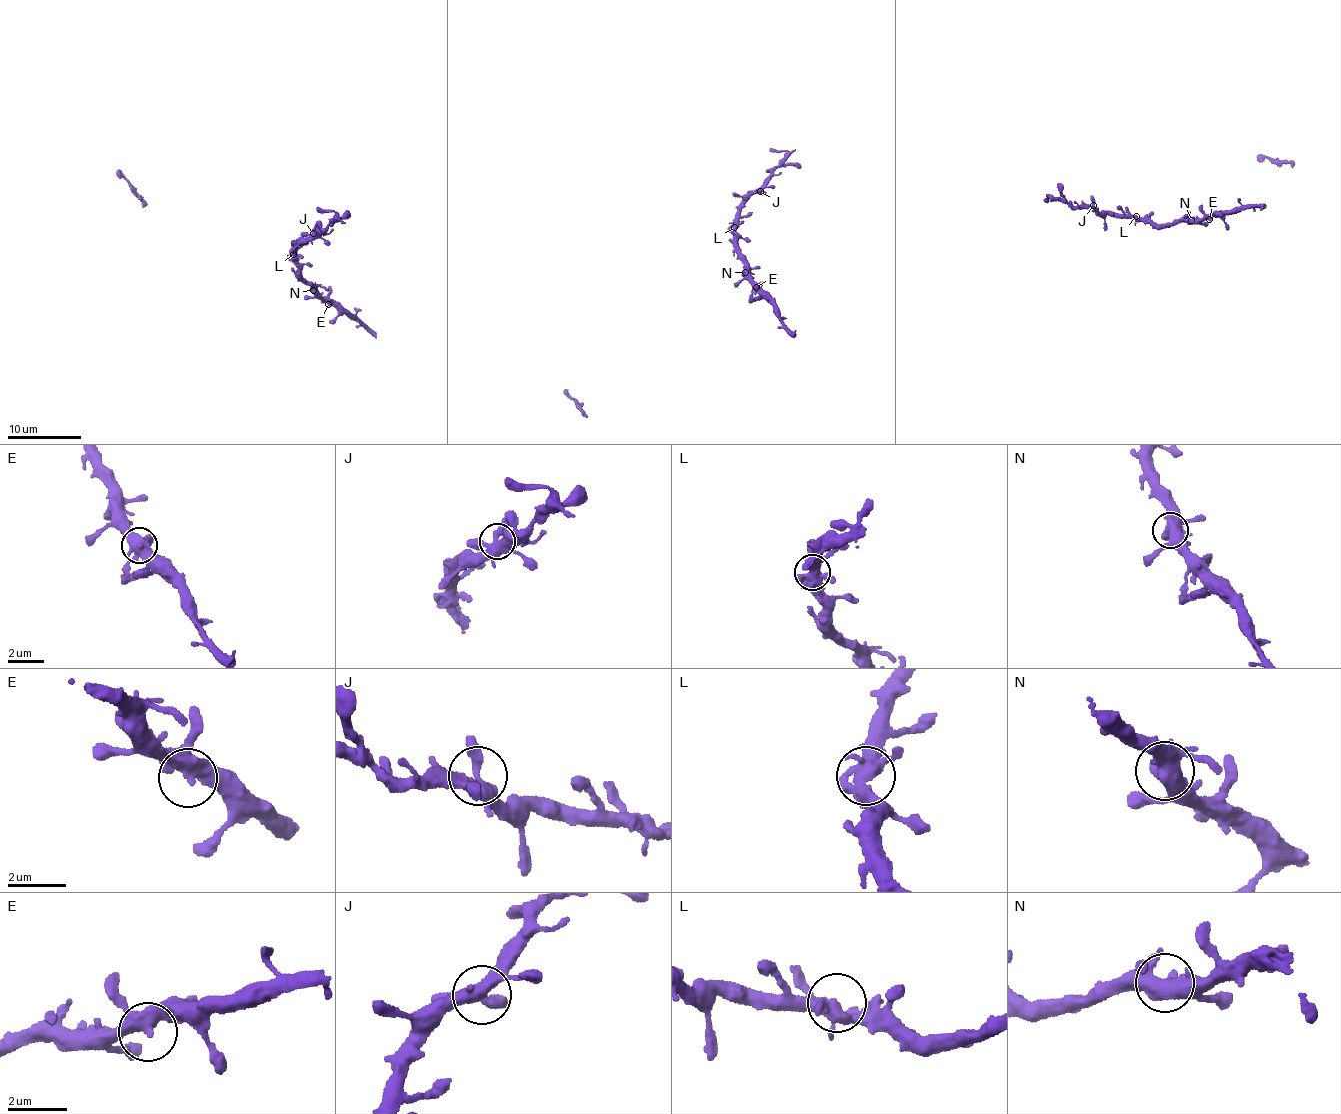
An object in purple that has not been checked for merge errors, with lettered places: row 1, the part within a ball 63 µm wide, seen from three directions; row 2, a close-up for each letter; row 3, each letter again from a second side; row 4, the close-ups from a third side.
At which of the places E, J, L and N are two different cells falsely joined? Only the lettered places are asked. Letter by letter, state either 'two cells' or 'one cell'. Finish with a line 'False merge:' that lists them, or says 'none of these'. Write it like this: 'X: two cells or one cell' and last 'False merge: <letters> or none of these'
E: one cell
J: one cell
L: one cell
N: one cell
False merge: none of these

